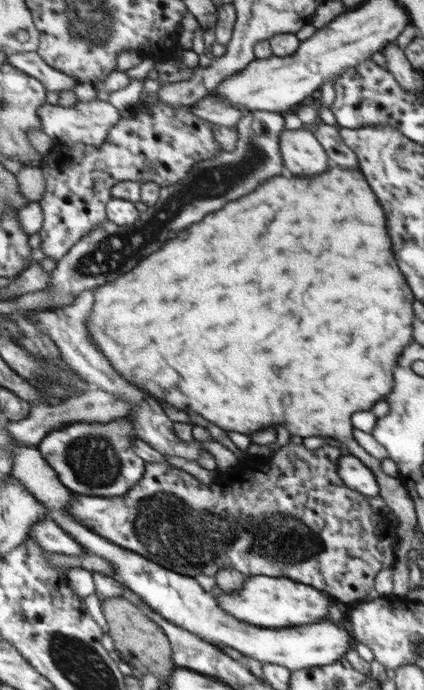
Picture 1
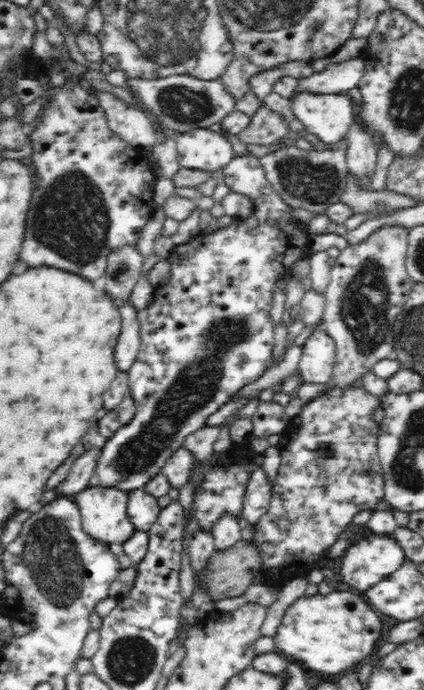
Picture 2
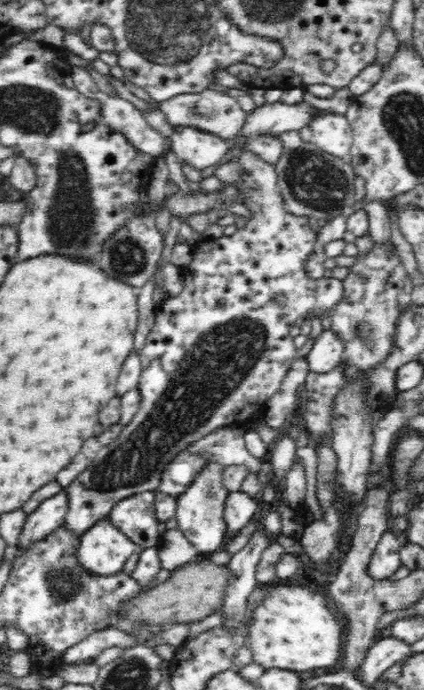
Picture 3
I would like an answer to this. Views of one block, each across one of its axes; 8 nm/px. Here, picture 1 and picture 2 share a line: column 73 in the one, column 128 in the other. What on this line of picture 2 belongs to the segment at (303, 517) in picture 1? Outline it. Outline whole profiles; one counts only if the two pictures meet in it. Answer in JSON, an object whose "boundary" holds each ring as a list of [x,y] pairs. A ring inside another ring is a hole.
{"boundary":[[[145,489],[129,492],[128,514],[136,529],[146,533],[160,509],[157,498]]]}

